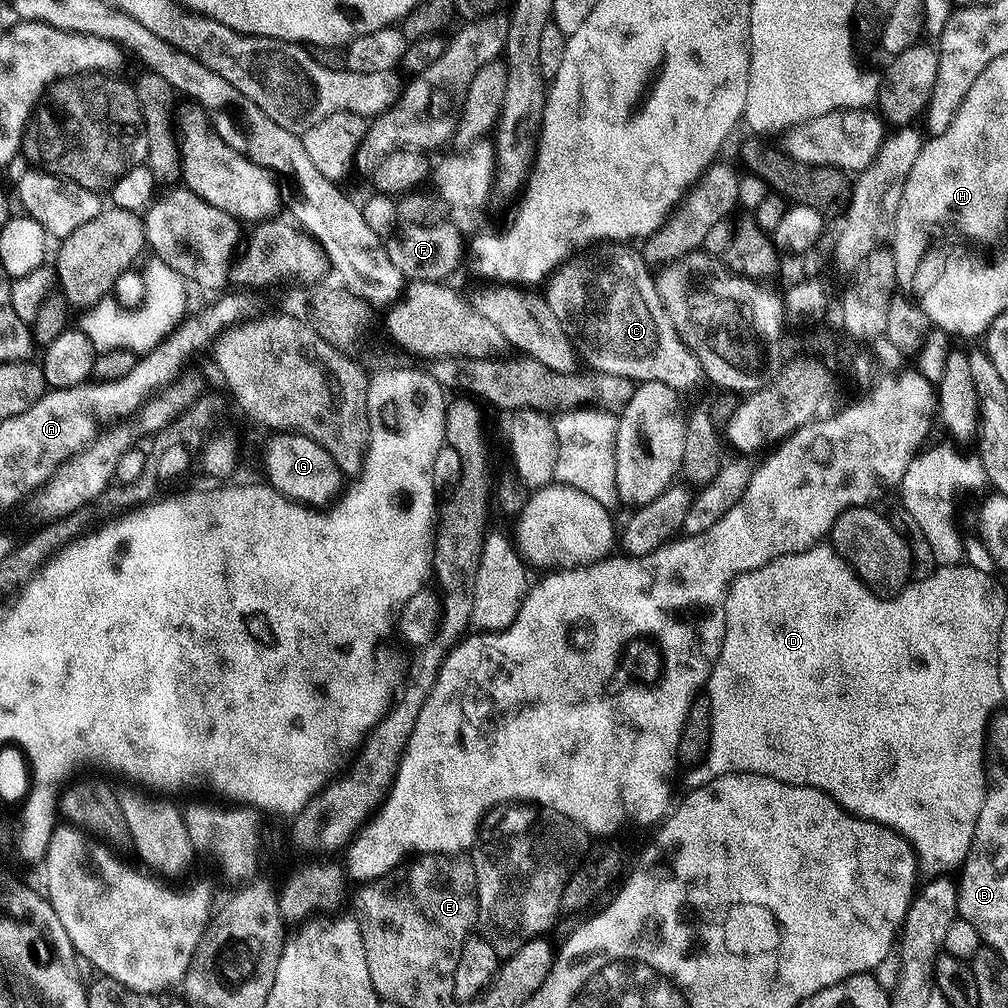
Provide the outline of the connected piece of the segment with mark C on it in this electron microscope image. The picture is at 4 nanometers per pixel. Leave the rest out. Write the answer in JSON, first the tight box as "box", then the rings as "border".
{"box":[546,247,705,390],"border":[[[635,247],[609,248],[612,249],[601,260],[596,260],[593,264],[569,263],[547,281],[546,299],[550,310],[554,310],[554,314],[558,314],[558,318],[574,333],[575,339],[582,345],[583,359],[585,356],[595,371],[618,374],[633,382],[657,380],[677,390],[694,387],[699,380],[705,379],[704,368],[678,334],[670,314],[666,314],[664,303],[656,289],[653,269],[637,249],[636,252],[632,249]]]}

